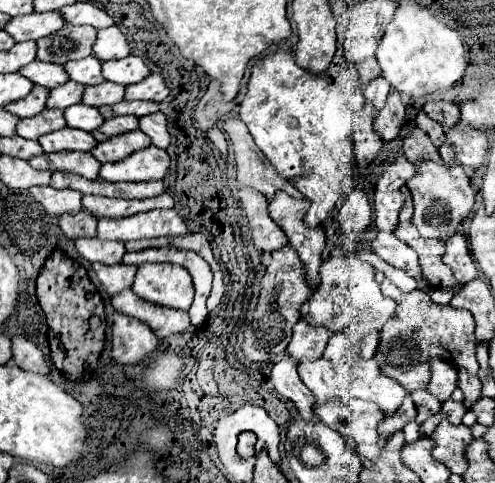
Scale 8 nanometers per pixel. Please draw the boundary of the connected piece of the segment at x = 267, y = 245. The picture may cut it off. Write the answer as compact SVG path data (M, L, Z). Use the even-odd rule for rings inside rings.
M240 187L238 189L242 207L246 211L250 229L252 229L252 241L258 251L276 251L288 243L284 231L272 223L272 217L268 215L268 199L260 195L260 191L252 191L252 187Z

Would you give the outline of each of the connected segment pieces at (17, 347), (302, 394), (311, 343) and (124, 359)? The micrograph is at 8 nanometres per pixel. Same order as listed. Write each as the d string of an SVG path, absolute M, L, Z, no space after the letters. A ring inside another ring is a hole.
M22 335L12 337L12 363L26 371L34 371L40 375L48 375L50 371L44 361L42 351L36 349L36 345Z
M288 357L274 363L270 369L270 381L280 395L284 395L286 399L296 403L300 415L308 421L308 409L316 407L316 399L314 399L312 391L302 383L302 379L296 371L296 363L292 363L292 359L288 359Z
M302 317L294 325L294 337L288 343L288 353L294 361L312 361L324 353L328 339L332 337L328 327L310 325L306 317Z
M114 315L112 327L112 359L120 365L138 365L158 347L158 337L152 329L132 317Z

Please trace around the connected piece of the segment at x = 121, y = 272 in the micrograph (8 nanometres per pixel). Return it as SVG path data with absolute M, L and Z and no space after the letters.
M94 263L94 271L108 295L116 295L124 289L130 289L136 277L136 265L124 265L124 263L118 265Z

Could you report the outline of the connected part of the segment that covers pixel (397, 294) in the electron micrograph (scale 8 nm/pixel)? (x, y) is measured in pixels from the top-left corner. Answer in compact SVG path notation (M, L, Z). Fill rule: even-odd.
M384 279L382 283L382 293L392 297L396 301L396 311L394 315L388 319L388 323L382 327L380 331L380 345L388 345L388 343L394 343L394 341L400 341L402 343L402 353L380 353L380 345L378 345L378 353L374 355L374 359L380 363L380 369L396 379L404 389L408 391L416 391L416 389L424 389L430 381L430 369L428 369L428 359L430 357L440 357L440 359L446 359L450 363L454 363L456 367L464 367L468 369L470 373L478 373L478 361L476 361L476 335L474 335L474 317L472 313L468 313L466 309L454 309L450 305L438 305L434 301L428 299L428 295L420 289L412 291L412 293L402 293L396 285L392 285L388 279Z

